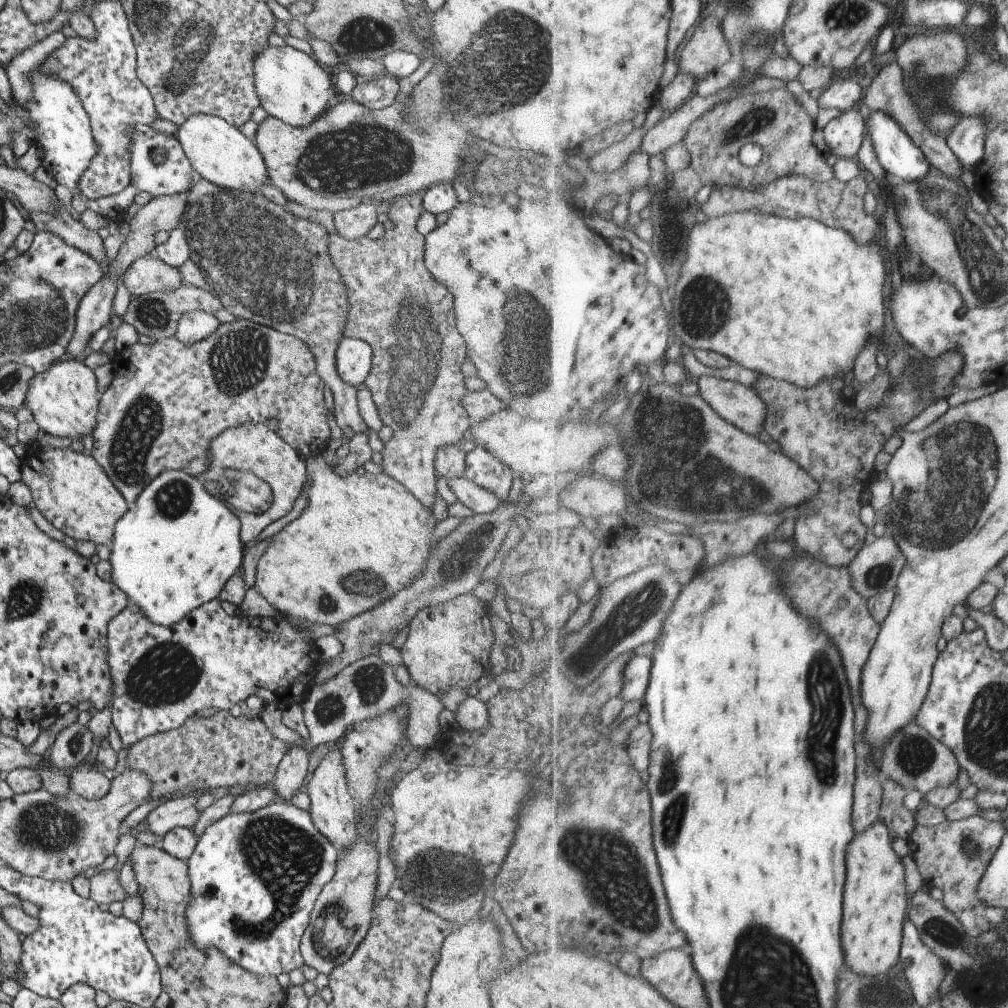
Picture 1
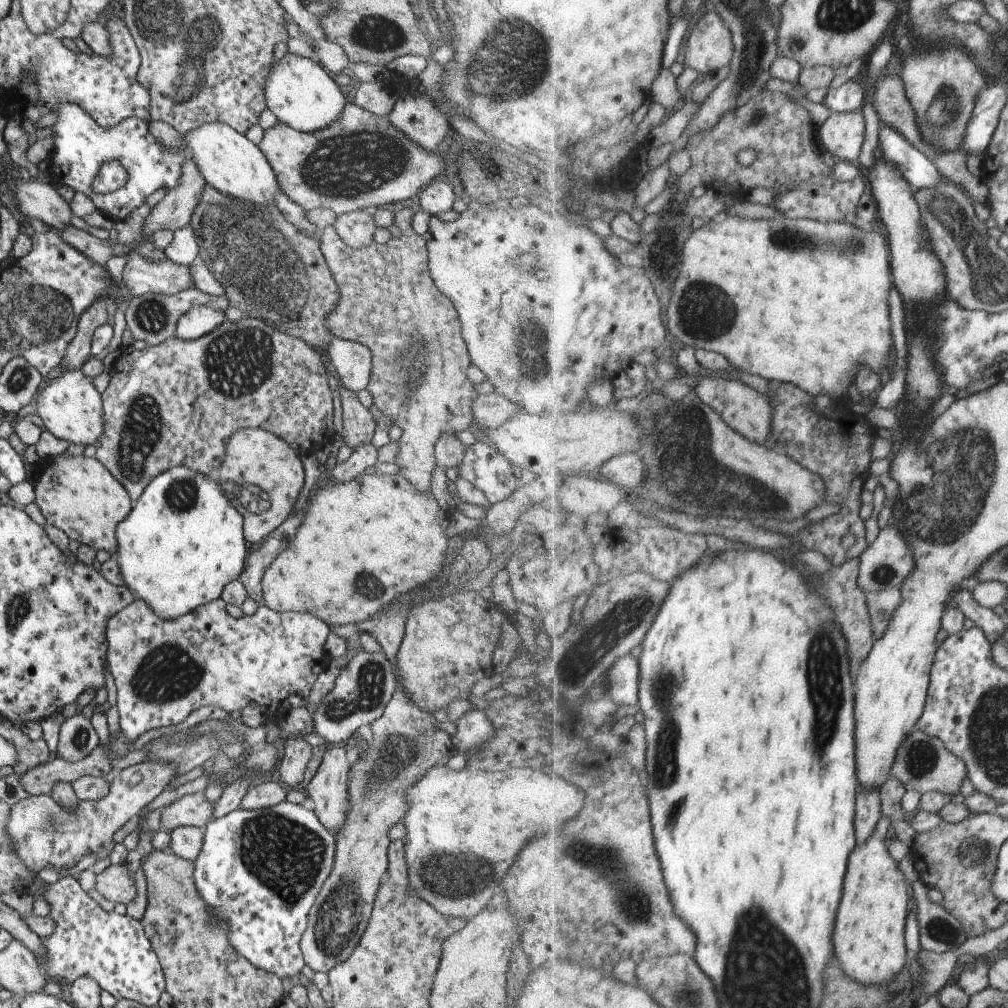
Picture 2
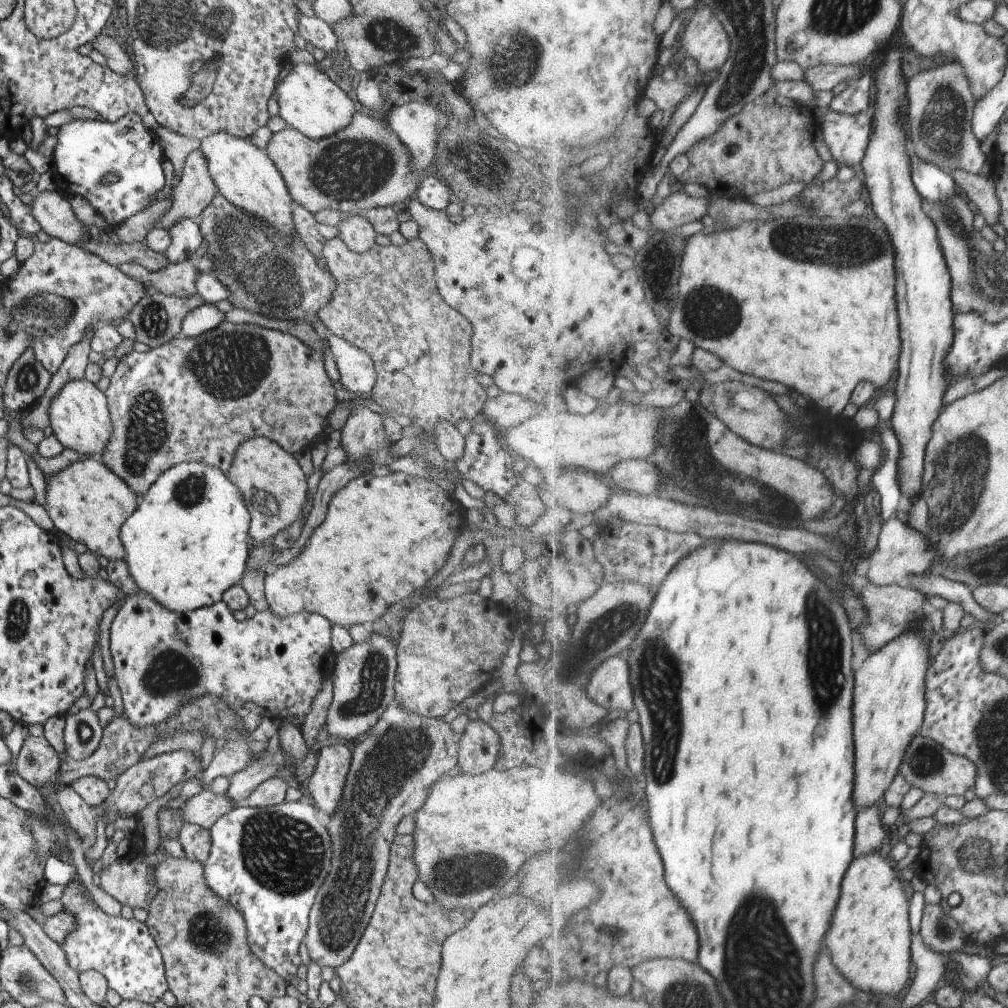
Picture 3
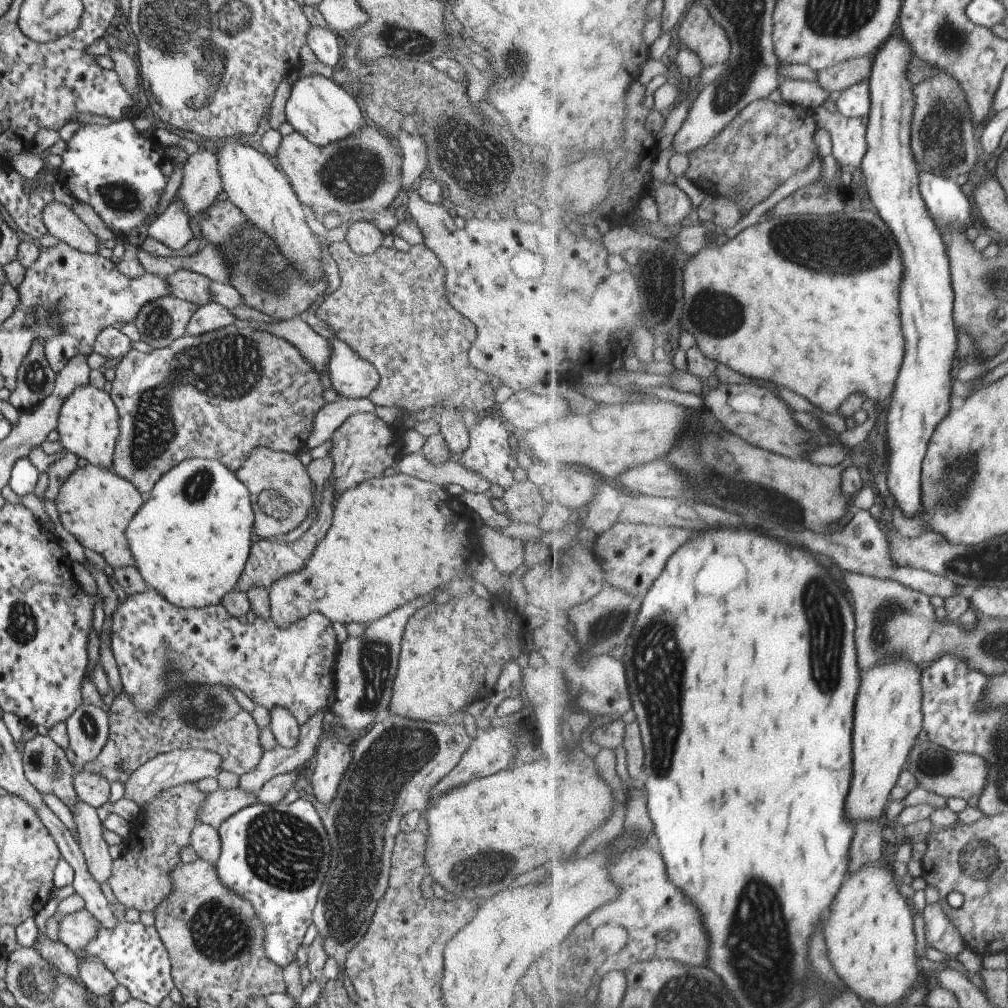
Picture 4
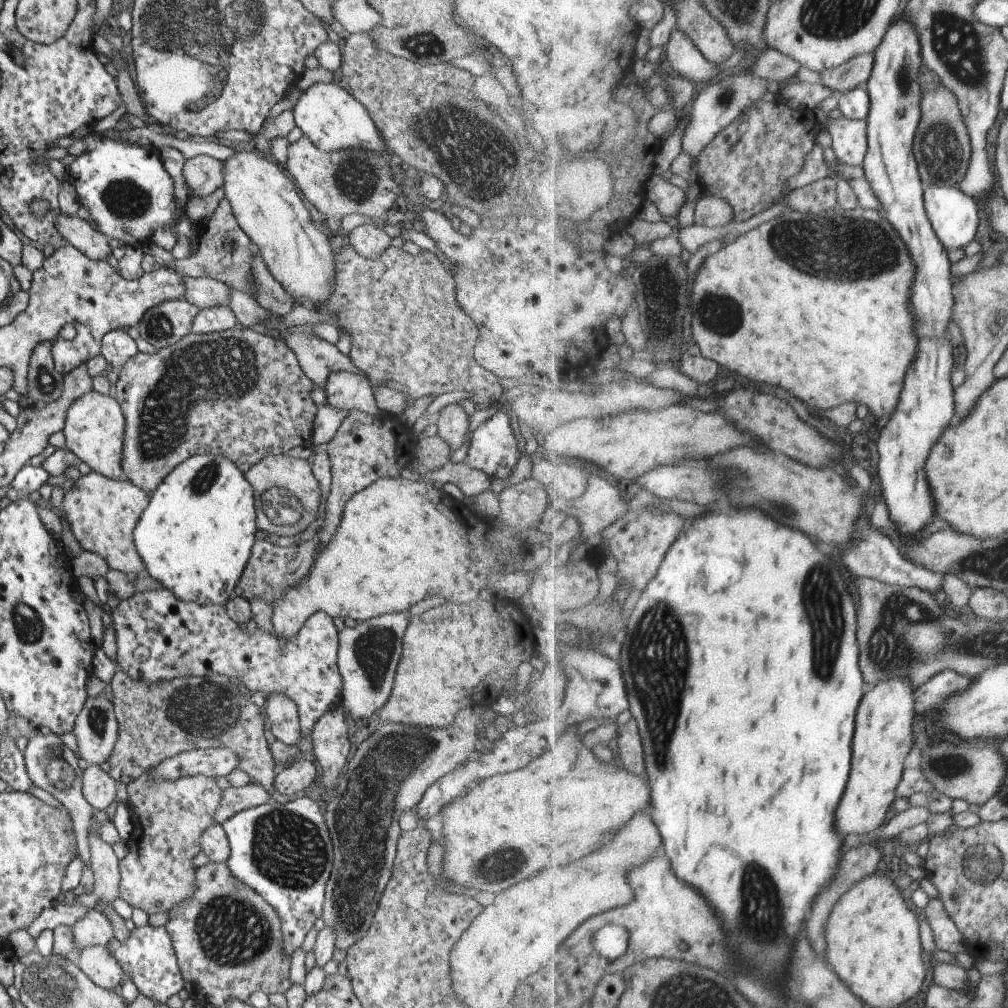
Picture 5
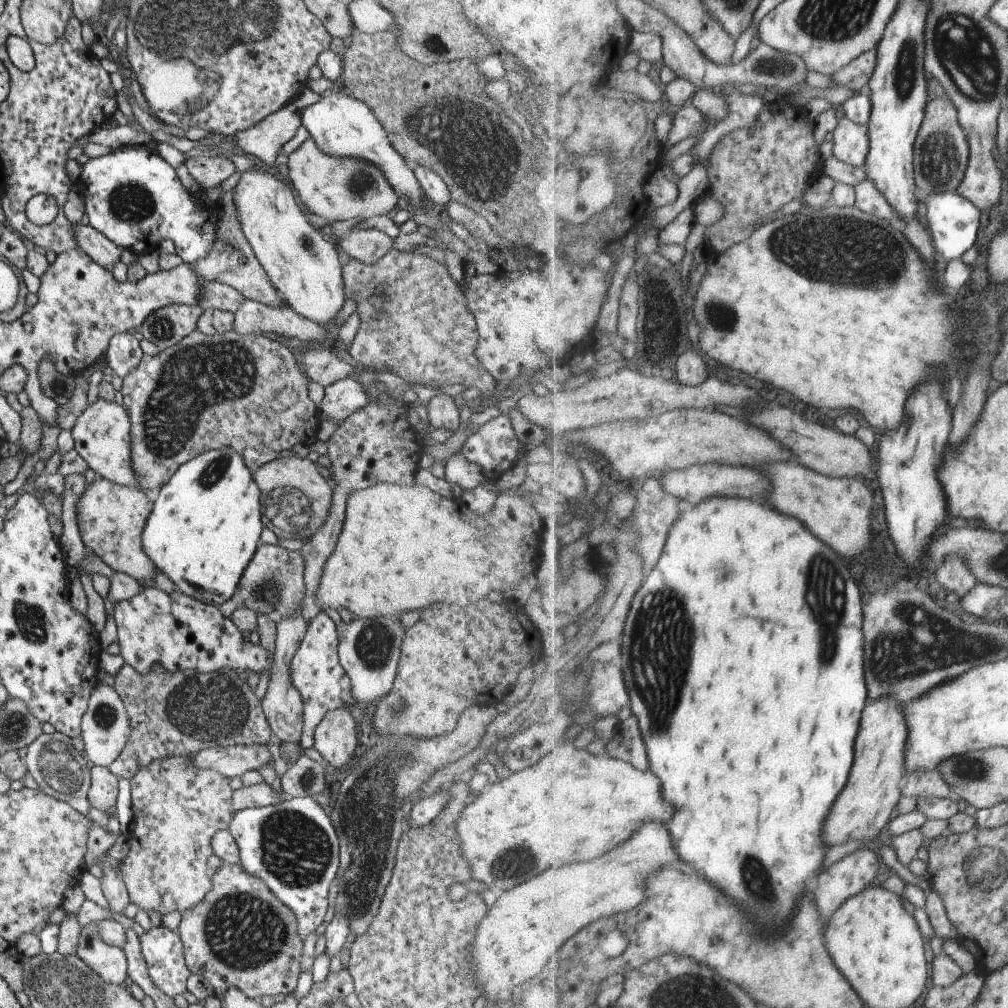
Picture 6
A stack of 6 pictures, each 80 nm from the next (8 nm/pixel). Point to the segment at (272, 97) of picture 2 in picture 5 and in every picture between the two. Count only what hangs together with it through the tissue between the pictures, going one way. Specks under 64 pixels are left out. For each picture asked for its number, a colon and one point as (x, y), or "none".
3: (308, 101)
4: (321, 111)
5: (331, 119)

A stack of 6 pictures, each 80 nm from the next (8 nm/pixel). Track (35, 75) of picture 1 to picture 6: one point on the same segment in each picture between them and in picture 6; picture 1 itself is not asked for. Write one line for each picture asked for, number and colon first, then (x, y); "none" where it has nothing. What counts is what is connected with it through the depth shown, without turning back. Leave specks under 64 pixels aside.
2: (81, 146)
3: (86, 151)
4: (115, 169)
5: (128, 194)
6: (134, 199)

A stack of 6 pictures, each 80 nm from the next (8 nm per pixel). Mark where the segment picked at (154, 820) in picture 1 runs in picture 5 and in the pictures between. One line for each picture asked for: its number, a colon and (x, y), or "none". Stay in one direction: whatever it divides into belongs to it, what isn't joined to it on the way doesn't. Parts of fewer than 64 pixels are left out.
2: (193, 810)
3: (203, 809)
4: (218, 805)
5: (233, 800)

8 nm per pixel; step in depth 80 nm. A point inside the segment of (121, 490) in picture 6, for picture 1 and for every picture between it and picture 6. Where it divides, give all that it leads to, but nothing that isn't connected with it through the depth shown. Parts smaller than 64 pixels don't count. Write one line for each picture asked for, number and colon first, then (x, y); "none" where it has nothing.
1: (70, 490)
2: (78, 495)
3: (86, 501)
4: (94, 505)
5: (101, 512)

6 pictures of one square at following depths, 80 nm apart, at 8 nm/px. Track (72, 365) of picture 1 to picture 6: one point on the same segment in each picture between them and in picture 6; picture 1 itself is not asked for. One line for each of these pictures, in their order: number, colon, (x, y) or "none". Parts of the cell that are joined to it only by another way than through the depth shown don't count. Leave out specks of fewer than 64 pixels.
2: (70, 408)
3: (79, 416)
4: (87, 421)
5: (93, 431)
6: (100, 435)

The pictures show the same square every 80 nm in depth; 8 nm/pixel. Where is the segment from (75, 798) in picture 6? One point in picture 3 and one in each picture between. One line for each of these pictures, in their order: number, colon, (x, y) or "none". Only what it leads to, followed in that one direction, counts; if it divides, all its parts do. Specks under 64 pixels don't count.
3: (37, 762)
4: (46, 767)
5: (50, 765)

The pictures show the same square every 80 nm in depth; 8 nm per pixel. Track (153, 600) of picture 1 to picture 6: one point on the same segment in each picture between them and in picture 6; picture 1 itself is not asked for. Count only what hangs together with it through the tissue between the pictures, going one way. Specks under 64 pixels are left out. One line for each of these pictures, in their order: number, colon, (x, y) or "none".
2: (182, 542)
3: (187, 541)
4: (190, 540)
5: (194, 537)
6: (204, 526)

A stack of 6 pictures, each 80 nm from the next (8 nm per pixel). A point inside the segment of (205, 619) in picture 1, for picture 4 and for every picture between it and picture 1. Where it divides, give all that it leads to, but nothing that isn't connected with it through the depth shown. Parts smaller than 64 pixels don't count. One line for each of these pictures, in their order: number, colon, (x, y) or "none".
2: (163, 669)
3: (161, 658)
4: (157, 647)

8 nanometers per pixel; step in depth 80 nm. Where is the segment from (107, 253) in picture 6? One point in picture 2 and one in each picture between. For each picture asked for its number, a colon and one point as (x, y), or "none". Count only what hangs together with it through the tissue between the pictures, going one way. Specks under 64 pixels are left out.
2: (36, 199)
3: (53, 213)
4: (60, 222)
5: (77, 233)

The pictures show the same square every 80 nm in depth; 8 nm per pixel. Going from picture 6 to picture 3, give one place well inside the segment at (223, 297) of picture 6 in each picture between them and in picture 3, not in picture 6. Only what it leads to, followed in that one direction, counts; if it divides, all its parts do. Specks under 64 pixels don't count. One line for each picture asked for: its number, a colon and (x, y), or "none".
3: (177, 279)
4: (188, 286)
5: (203, 292)

